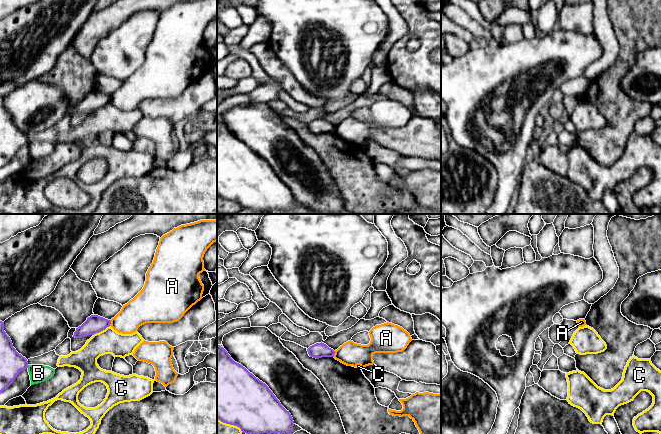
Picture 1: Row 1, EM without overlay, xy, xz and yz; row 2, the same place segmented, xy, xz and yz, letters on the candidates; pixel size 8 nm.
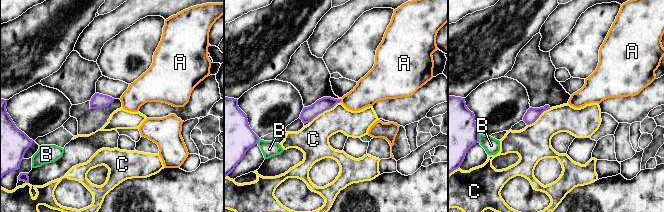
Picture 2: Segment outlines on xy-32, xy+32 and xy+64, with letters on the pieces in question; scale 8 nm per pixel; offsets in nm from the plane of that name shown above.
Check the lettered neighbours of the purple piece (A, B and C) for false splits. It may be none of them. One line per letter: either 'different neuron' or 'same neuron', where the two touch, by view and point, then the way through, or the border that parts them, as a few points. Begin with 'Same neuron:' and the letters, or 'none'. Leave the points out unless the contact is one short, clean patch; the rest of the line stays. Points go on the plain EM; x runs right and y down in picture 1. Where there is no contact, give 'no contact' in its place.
Same neuron: none
A: different neuron; meets purple in xy at (110, 99); border along xy (109, 96), (110, 101)
B: different neuron; meets purple in xy at (27, 142)
C: different neuron; meets purple in xy at (101, 106)

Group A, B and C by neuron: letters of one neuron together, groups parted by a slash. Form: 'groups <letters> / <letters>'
groups A / B / C

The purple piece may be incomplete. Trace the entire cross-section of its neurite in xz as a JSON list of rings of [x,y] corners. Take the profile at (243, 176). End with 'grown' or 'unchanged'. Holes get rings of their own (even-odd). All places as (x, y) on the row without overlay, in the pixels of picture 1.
[[[217,121],[217,195],[239,203],[242,209],[260,212],[271,209],[289,212],[294,202],[291,190],[269,163],[235,138],[220,121]]]; unchanged

